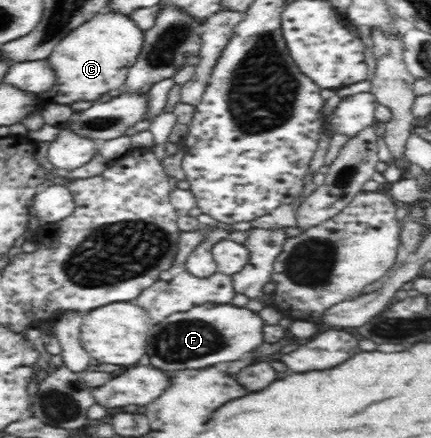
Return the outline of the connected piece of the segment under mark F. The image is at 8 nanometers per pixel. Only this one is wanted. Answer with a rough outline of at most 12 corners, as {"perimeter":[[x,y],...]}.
{"perimeter":[[202,303],[149,329],[162,371],[202,369],[251,355],[258,312]]}

